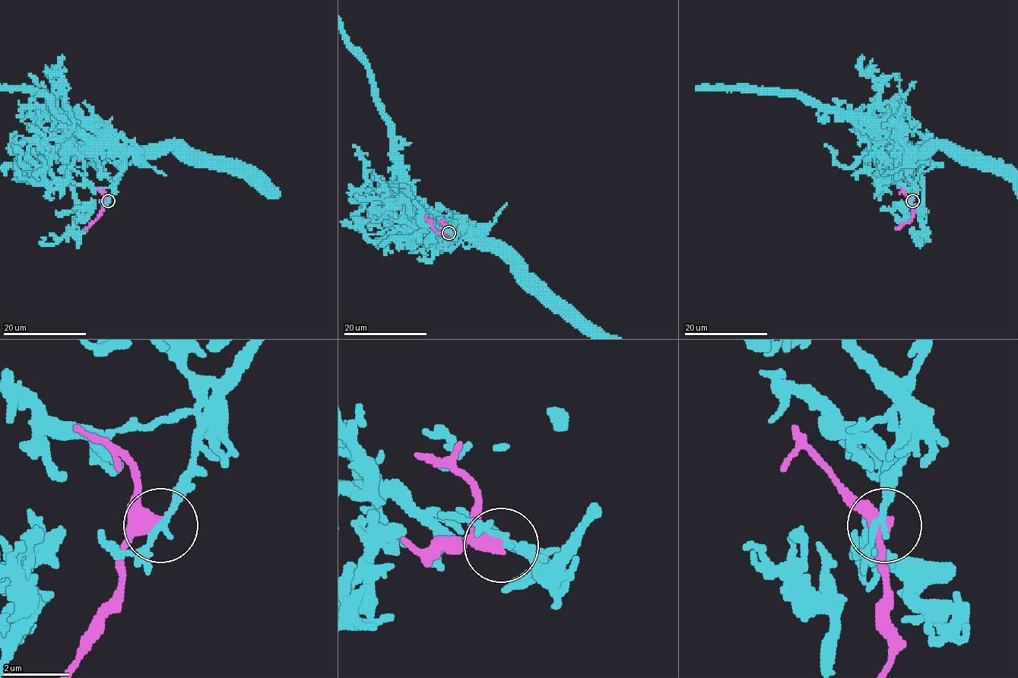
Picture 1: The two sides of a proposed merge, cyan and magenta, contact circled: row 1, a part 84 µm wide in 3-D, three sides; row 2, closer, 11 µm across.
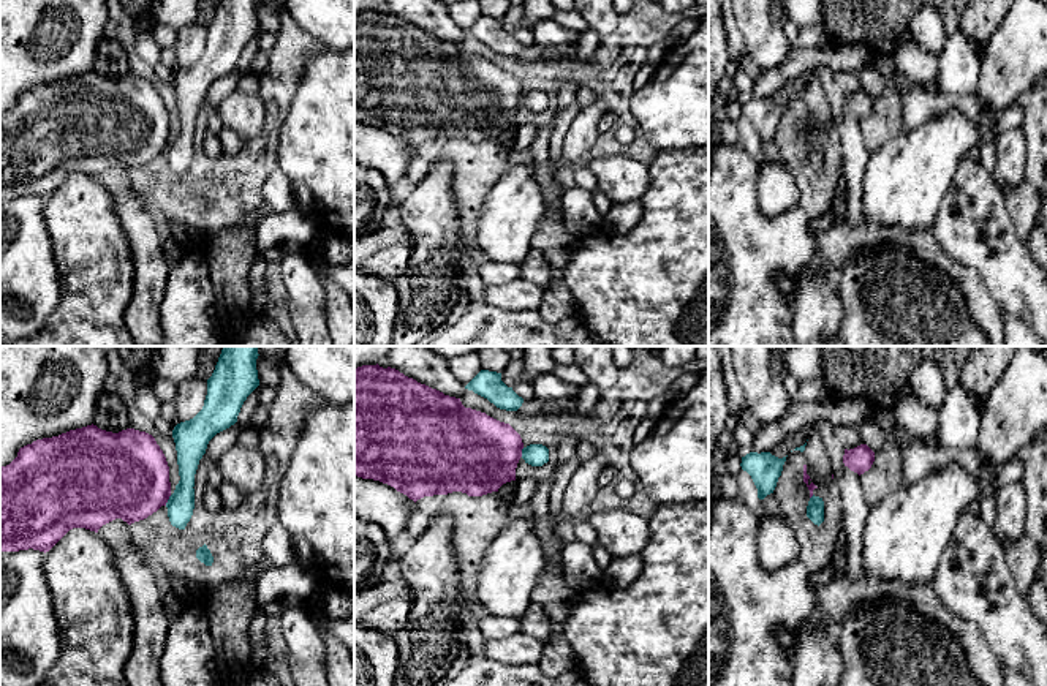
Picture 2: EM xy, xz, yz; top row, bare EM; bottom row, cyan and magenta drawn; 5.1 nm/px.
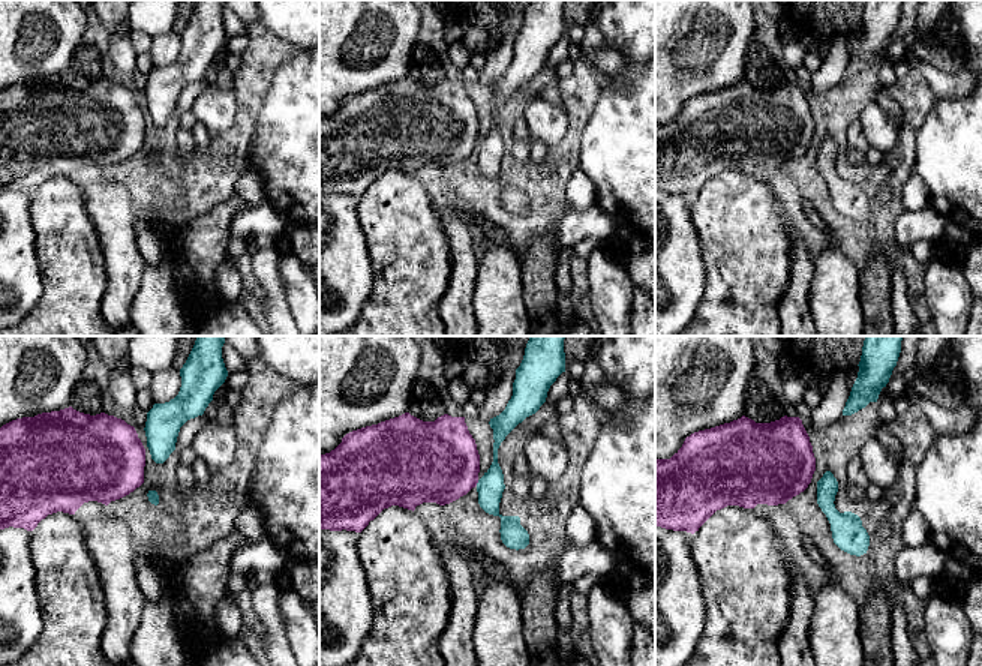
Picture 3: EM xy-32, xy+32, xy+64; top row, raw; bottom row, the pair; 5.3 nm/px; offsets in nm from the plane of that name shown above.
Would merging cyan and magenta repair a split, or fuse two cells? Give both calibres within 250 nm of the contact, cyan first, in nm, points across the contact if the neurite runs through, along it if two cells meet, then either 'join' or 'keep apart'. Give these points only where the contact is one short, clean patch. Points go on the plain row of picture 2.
140/440 nm | along xy (171, 141), (165, 150) | keep apart

